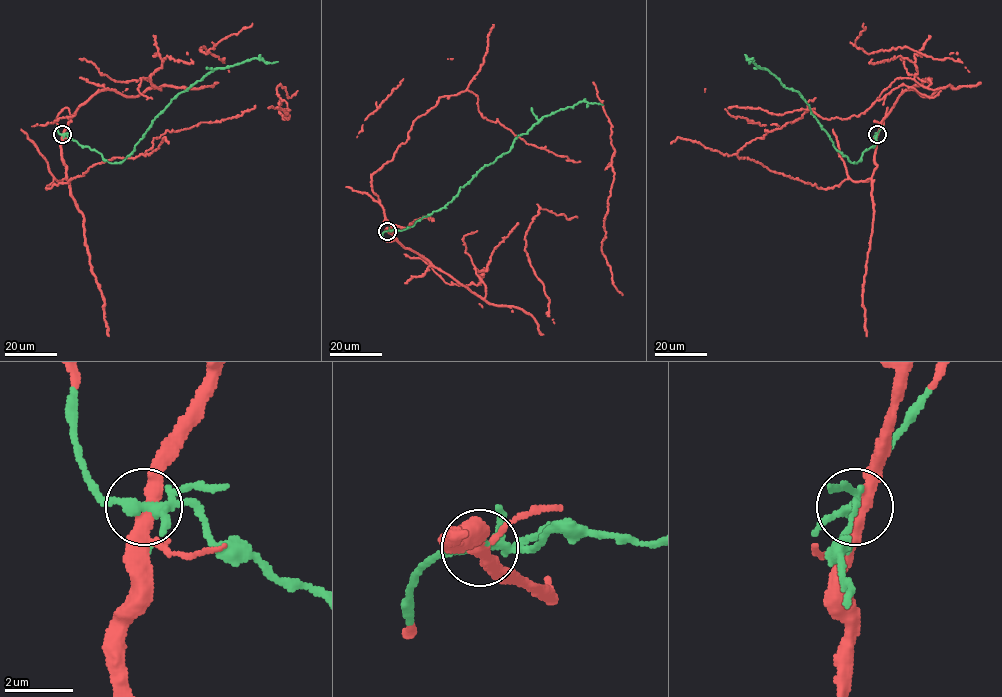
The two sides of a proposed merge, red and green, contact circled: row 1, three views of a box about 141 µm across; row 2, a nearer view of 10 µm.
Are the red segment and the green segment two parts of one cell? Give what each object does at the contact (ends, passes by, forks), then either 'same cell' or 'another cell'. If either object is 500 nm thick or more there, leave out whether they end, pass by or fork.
red forks | green forks | same cell

